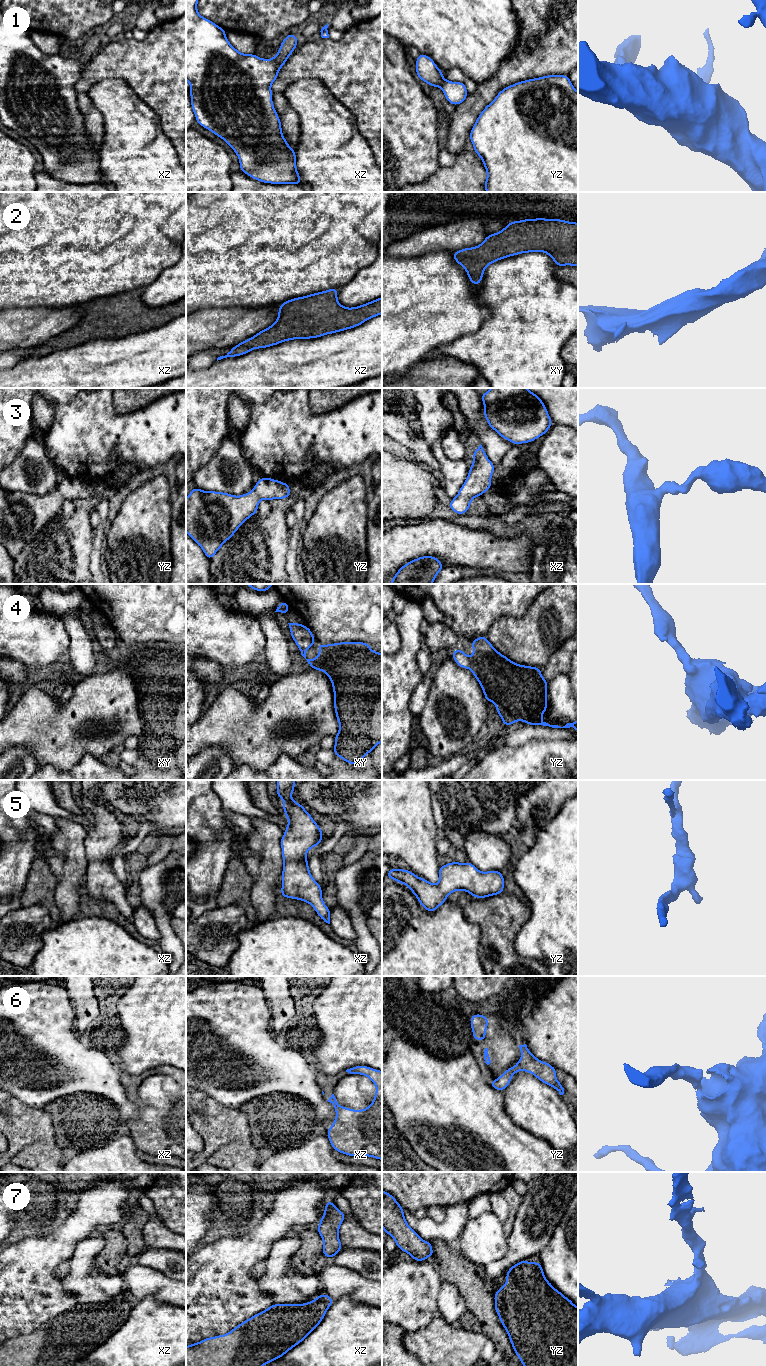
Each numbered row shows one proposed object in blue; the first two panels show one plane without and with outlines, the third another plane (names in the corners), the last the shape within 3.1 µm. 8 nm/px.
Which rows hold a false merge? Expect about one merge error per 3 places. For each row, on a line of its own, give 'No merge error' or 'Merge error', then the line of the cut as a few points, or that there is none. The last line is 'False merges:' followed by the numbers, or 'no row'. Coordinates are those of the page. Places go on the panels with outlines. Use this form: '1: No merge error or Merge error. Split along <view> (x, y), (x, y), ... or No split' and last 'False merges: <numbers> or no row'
1: No merge error. No split
2: No merge error. No split
3: No merge error. No split
4: Merge error. Split along yz (468, 657), (469, 667)
5: No merge error. No split
6: No merge error. No split
7: No merge error. No split
False merges: 4

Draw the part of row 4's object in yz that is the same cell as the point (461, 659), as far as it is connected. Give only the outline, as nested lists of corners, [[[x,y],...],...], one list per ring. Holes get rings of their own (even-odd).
[[[460,648],[452,651],[452,657],[455,663],[461,668],[469,668],[470,659]]]

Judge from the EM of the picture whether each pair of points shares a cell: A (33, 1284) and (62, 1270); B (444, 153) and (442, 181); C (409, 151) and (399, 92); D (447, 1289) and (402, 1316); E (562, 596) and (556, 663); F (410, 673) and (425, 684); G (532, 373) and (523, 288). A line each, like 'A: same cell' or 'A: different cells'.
A: different cells
B: different cells
C: same cell
D: different cells
E: different cells
F: different cells
G: same cell

